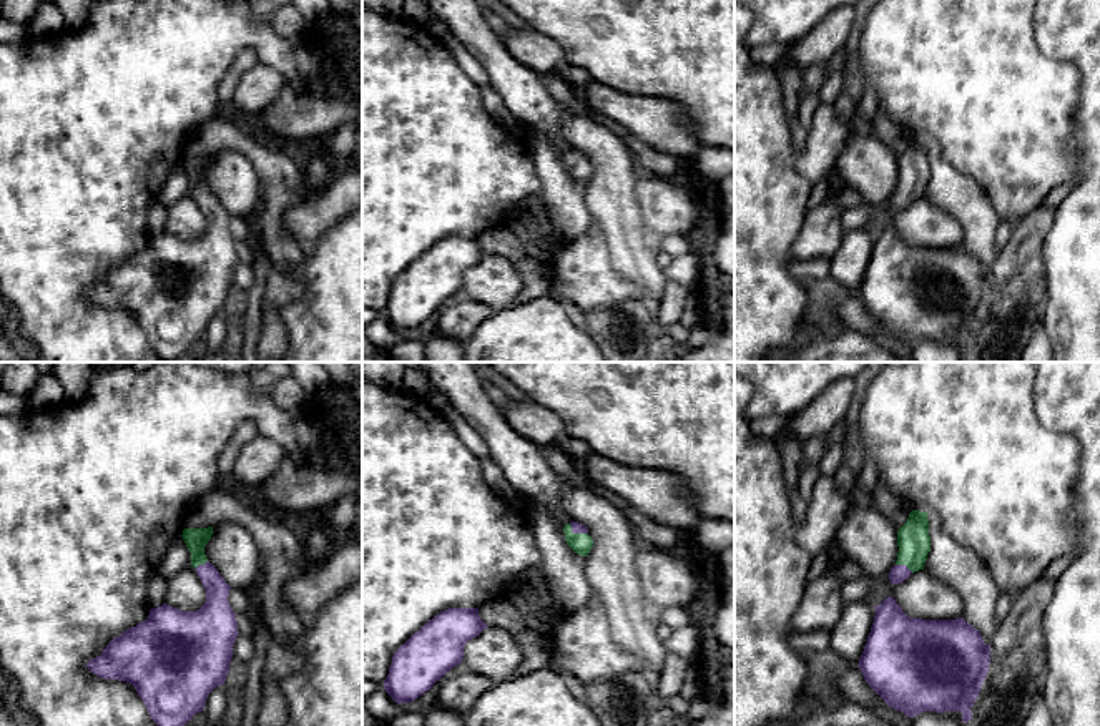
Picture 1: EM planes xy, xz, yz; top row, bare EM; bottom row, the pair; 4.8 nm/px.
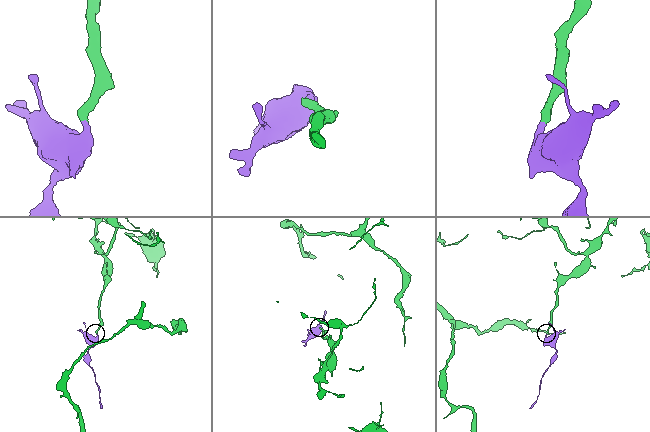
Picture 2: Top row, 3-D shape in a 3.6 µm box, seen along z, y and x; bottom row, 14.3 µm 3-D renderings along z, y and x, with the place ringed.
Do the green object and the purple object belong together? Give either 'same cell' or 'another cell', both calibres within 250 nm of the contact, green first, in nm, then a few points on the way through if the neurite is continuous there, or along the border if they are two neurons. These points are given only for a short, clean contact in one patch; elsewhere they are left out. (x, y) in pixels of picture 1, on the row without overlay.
same cell | 160/90 nm | across yz (913, 166), (913, 183), (904, 191), (898, 201)

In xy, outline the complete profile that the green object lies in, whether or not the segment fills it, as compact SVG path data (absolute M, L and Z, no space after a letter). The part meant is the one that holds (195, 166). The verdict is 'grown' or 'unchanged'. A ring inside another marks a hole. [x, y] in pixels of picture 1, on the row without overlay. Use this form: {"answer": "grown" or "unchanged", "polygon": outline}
{"answer": "grown", "polygon": "M213 155L184 156L181 163L206 218L204 233L196 239L166 231L151 236L145 249L86 291L100 306L133 312L161 362L174 362L201 341L208 322L229 301L239 259L228 229L231 214L204 183L211 163Z"}

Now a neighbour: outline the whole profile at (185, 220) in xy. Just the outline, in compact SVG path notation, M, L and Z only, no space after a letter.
M188 194L168 208L165 231L181 239L196 239L206 229L206 218L194 194Z

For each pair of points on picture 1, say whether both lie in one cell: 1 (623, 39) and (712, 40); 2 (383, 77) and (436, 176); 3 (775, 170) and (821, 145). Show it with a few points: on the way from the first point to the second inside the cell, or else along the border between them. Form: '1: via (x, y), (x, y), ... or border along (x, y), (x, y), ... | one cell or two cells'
1: via (645, 39), (690, 39) | one cell
2: via (383, 102), (383, 123), (411, 152) | one cell
3: border along (795, 156), (798, 171), (813, 183) | two cells

